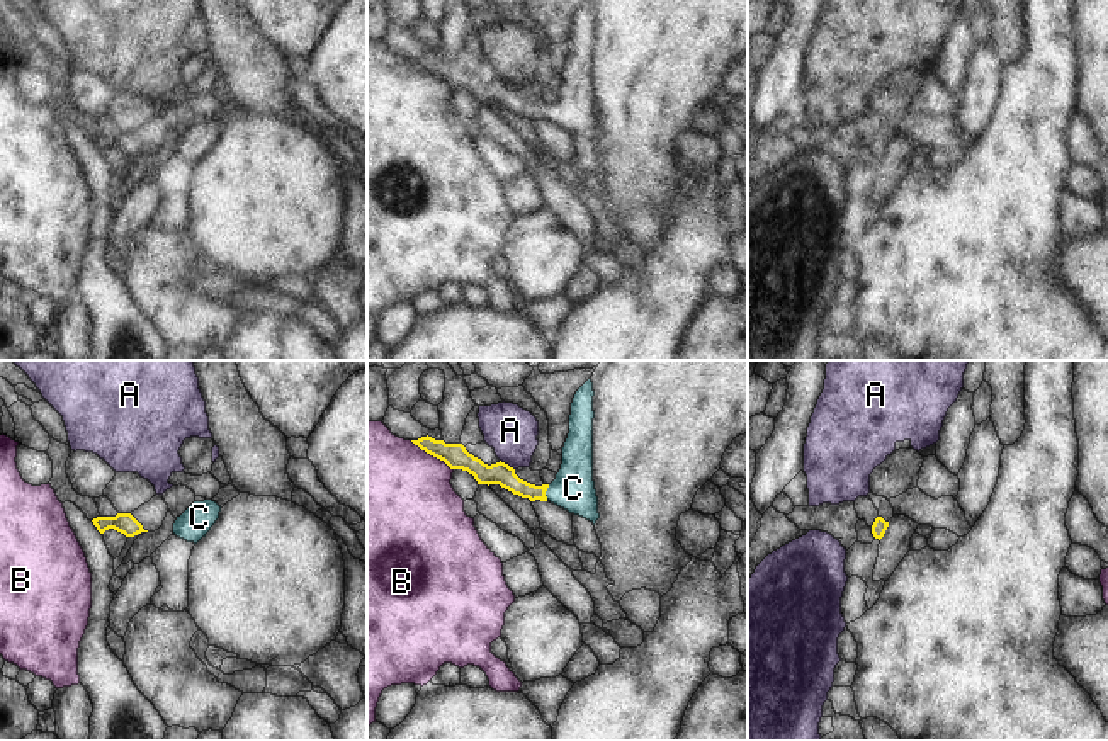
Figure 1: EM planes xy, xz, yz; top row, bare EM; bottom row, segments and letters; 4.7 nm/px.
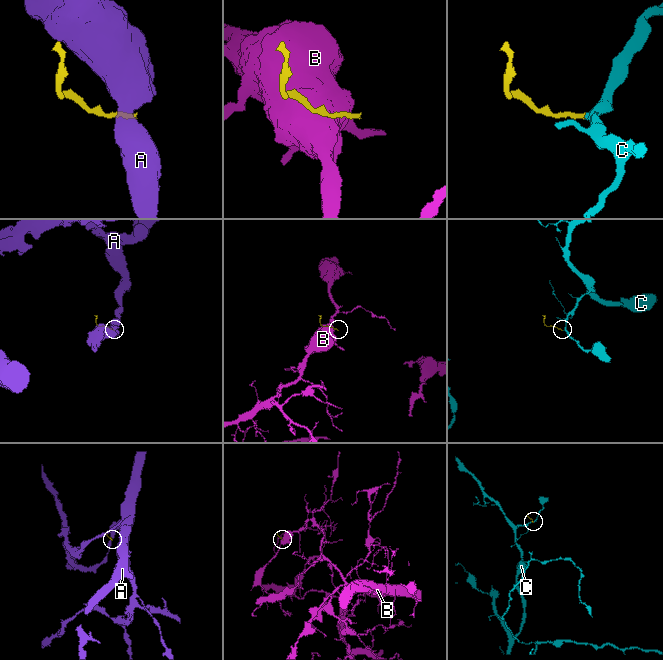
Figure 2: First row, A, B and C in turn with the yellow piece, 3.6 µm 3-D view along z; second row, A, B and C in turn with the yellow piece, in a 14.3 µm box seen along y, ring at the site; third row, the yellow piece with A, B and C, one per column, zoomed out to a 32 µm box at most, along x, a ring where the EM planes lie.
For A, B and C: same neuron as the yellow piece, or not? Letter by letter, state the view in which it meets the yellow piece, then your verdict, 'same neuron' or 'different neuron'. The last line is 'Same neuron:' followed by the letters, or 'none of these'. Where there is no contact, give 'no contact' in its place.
A: xz | different neuron
B: xz | different neuron
C: xz | same neuron
Same neuron: C

